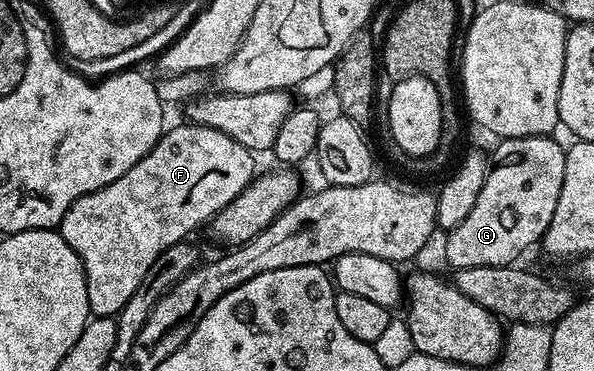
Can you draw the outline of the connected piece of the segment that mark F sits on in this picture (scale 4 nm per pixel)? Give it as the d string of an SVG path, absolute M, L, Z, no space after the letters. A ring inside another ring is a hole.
M189 121L183 124L183 127L174 127L171 131L169 128L163 133L151 151L136 161L124 177L116 177L112 185L104 185L104 189L96 189L80 197L70 206L68 213L64 213L60 234L82 262L91 316L117 316L128 297L140 289L140 281L144 281L156 257L160 257L164 249L190 237L201 223L202 226L209 224L214 214L231 203L255 177L255 152L240 145L240 141L232 141L232 137L228 137L228 133L220 133L220 129L202 127Z

